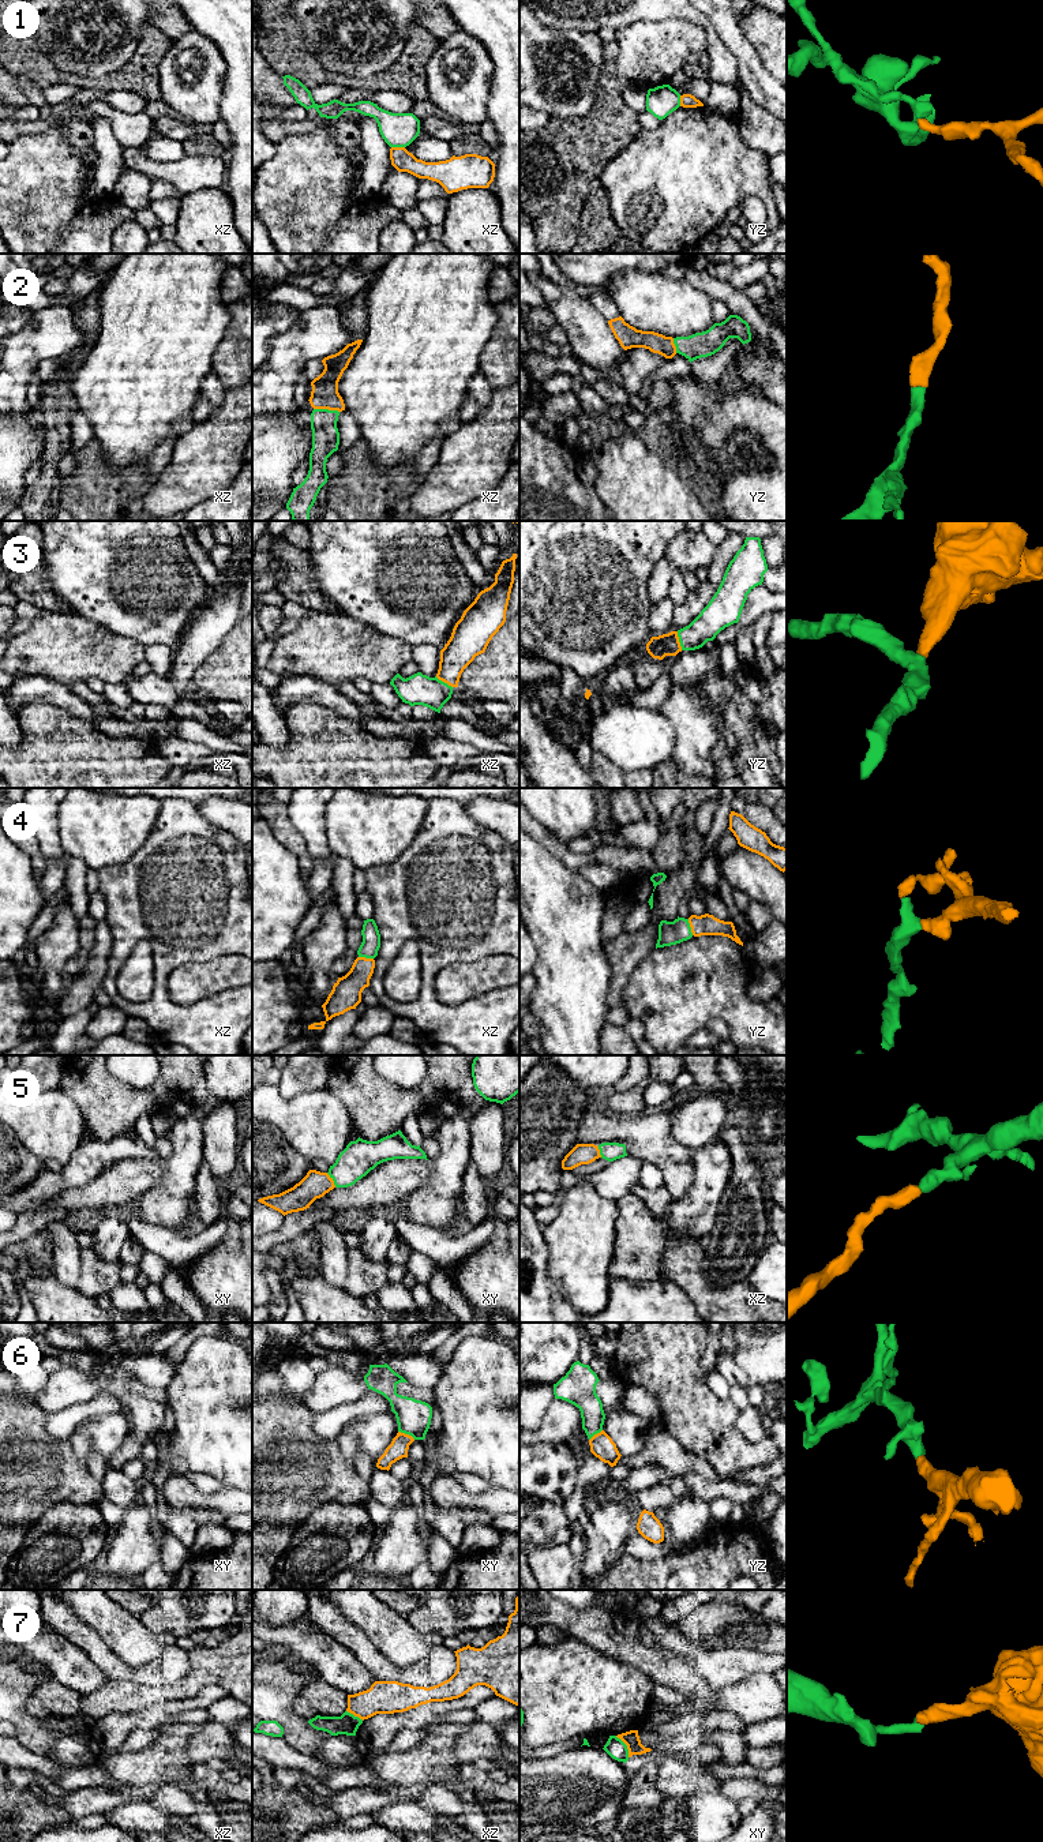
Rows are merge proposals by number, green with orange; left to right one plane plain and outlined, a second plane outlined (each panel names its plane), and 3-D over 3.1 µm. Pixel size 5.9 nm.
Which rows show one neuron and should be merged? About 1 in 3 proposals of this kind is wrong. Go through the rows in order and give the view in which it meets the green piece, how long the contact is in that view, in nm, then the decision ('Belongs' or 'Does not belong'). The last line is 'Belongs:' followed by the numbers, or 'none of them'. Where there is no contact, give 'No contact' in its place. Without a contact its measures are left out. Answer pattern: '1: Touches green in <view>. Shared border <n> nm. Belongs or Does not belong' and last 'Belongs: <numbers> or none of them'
1: Touches green in xz. Shared border 80 nm. Does not belong
2: Touches green in xz. Shared border 150 nm. Belongs
3: Touches green in yz. Shared border 120 nm. Belongs
4: Touches green in yz. Shared border 100 nm. Belongs
5: Touches green in xy. Shared border 110 nm. Belongs
6: Touches green in xy. Shared border 120 nm. Belongs
7: Touches green in xy. Shared border 150 nm. Does not belong
Belongs: 2, 3, 4, 5, 6

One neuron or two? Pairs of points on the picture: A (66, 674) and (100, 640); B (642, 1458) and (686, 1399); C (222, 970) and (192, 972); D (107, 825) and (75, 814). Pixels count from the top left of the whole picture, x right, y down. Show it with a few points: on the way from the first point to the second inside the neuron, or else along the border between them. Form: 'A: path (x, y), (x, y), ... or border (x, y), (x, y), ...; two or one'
A: path (74, 666), (92, 648); one
B: border (660, 1410), (666, 1429), (686, 1451); two
C: path (216, 972), (199, 972); one
D: path (98, 822), (83, 816); one

